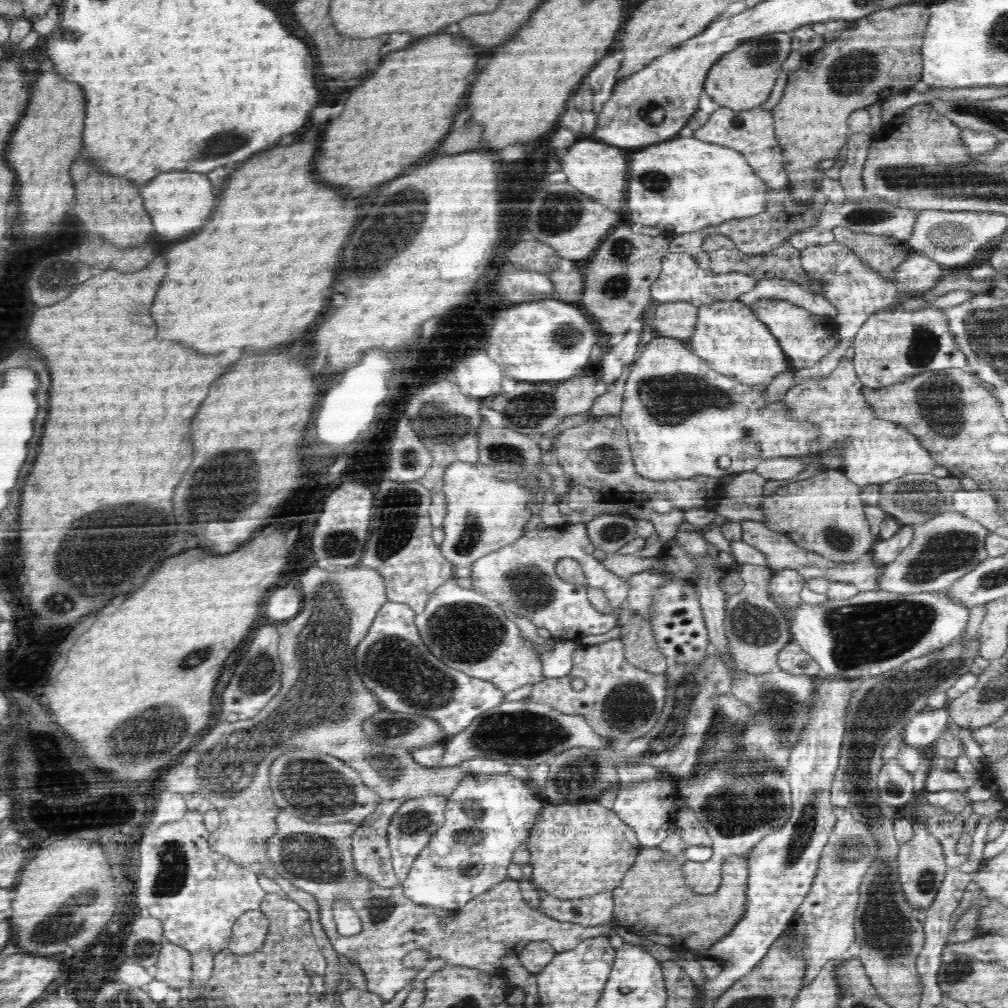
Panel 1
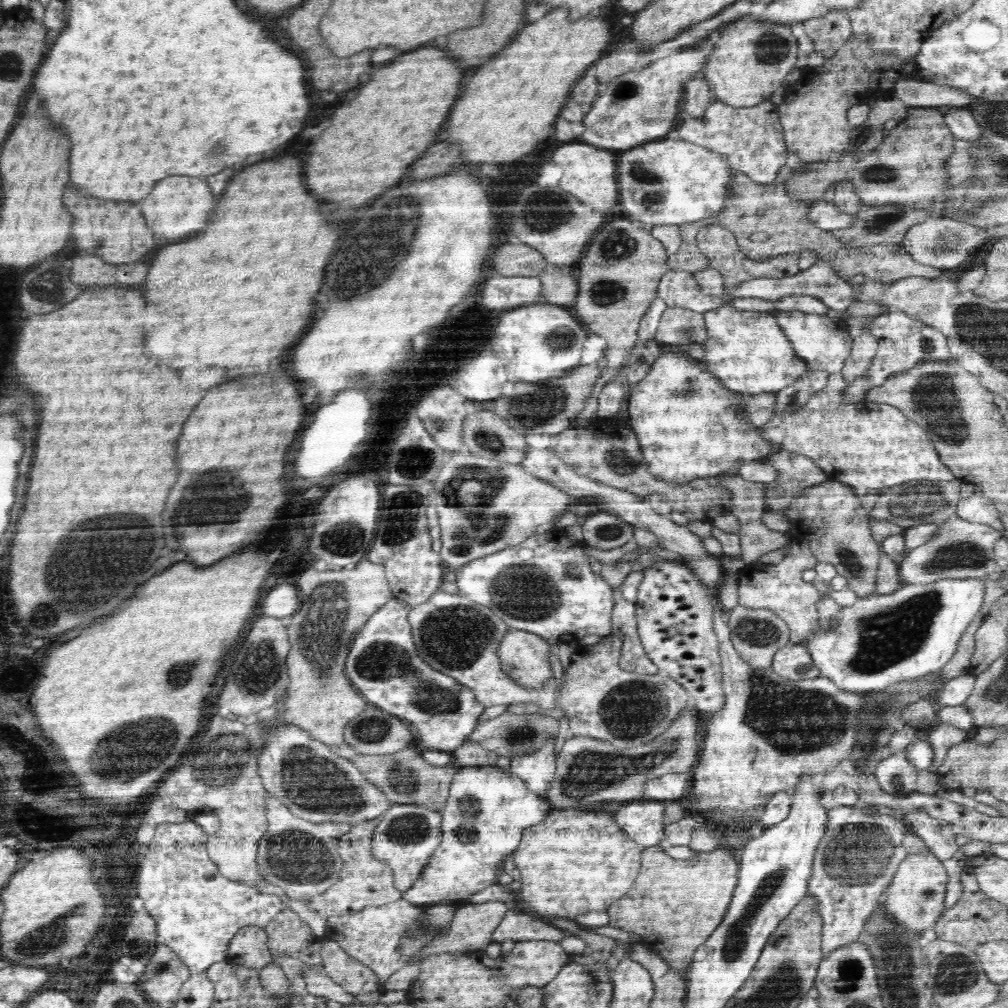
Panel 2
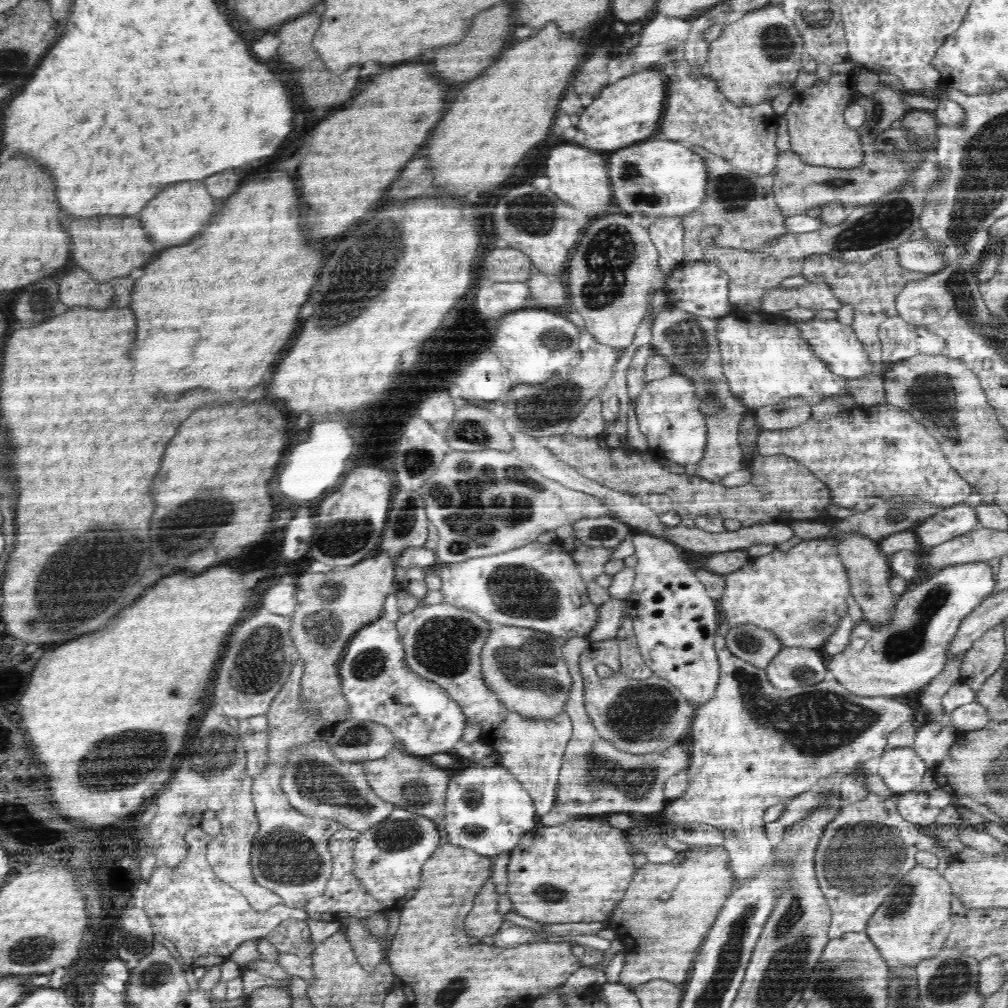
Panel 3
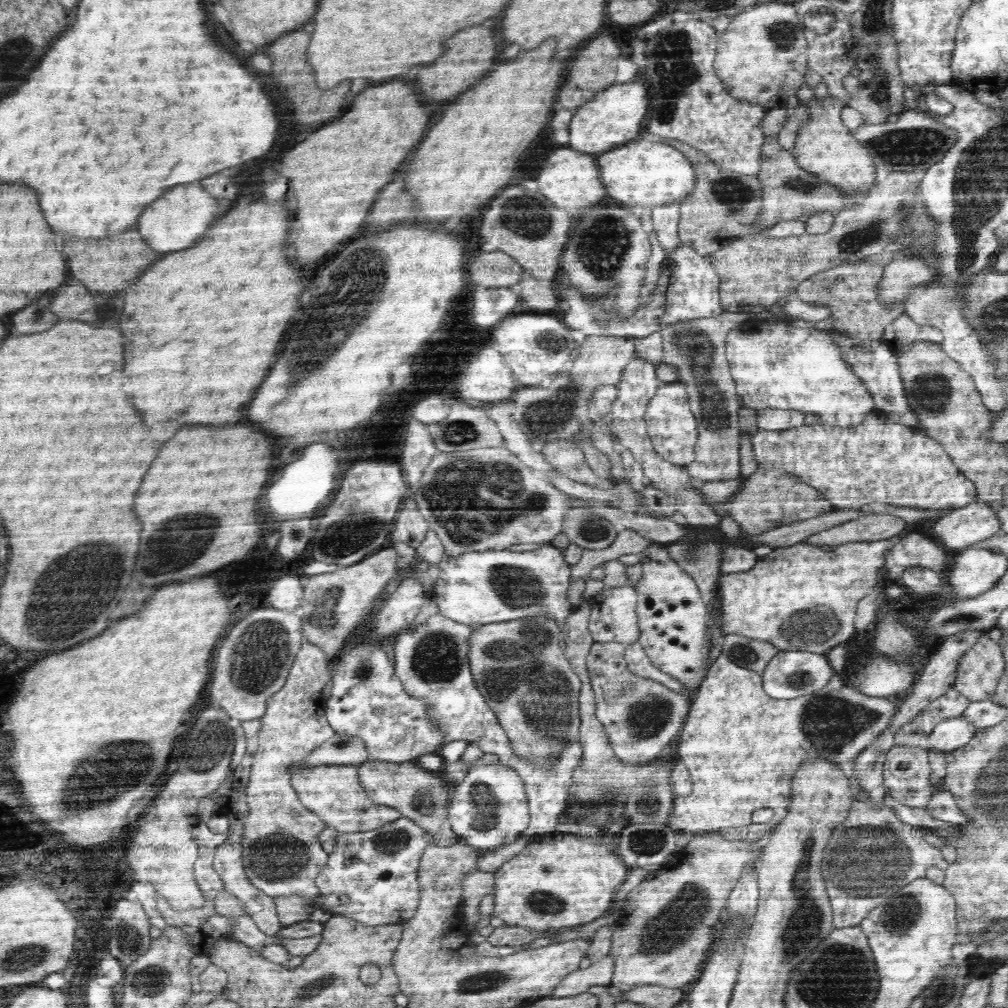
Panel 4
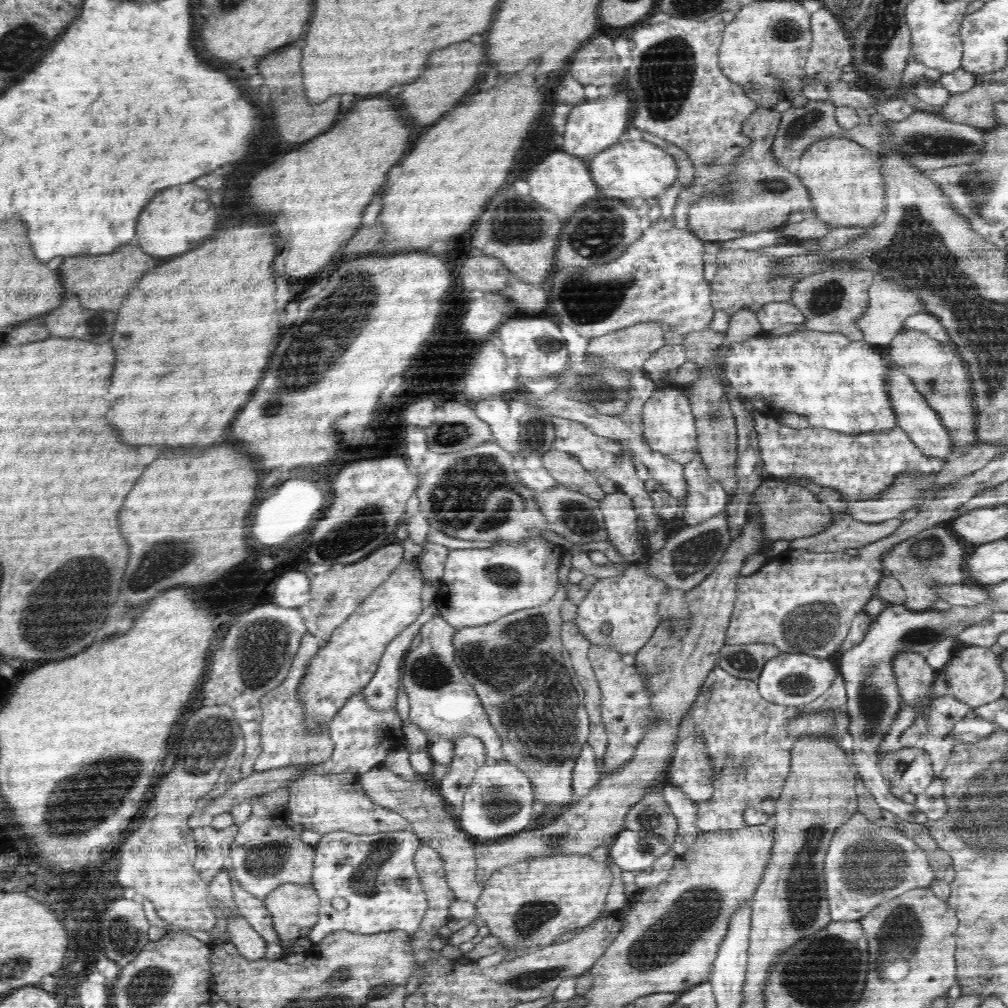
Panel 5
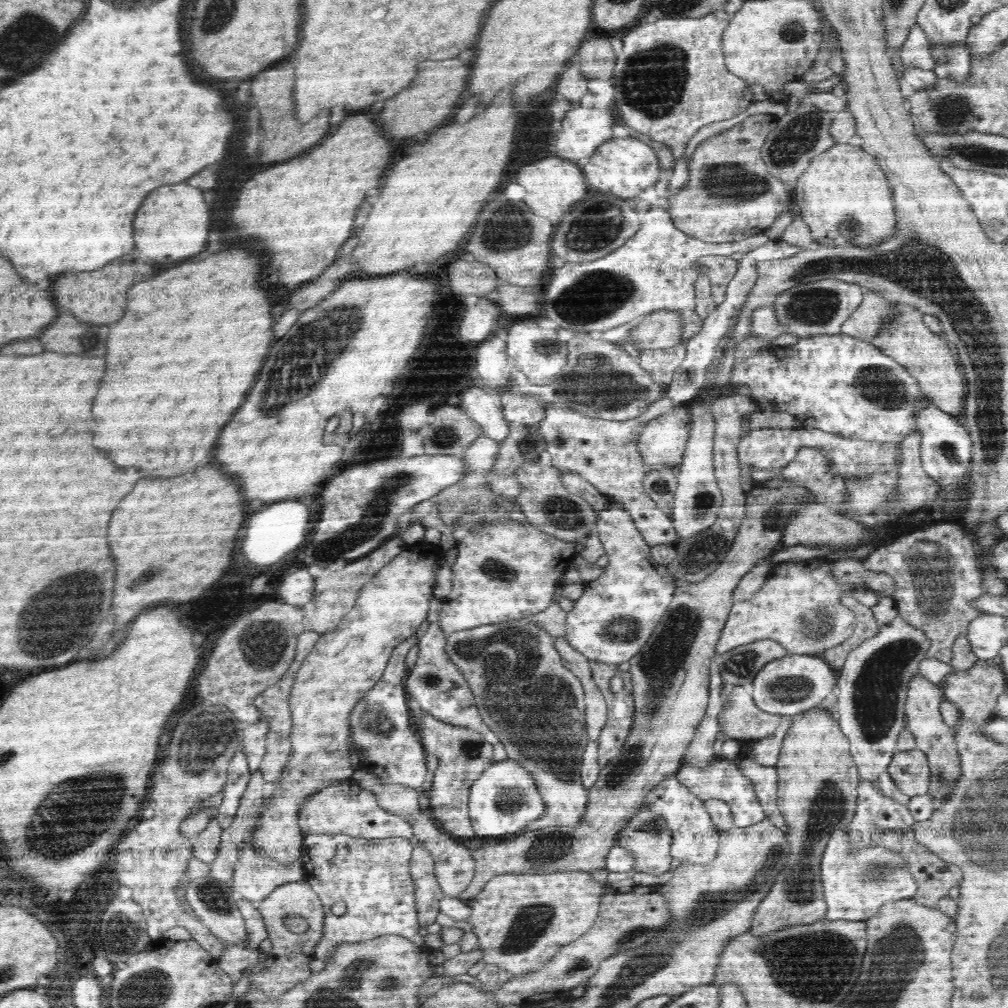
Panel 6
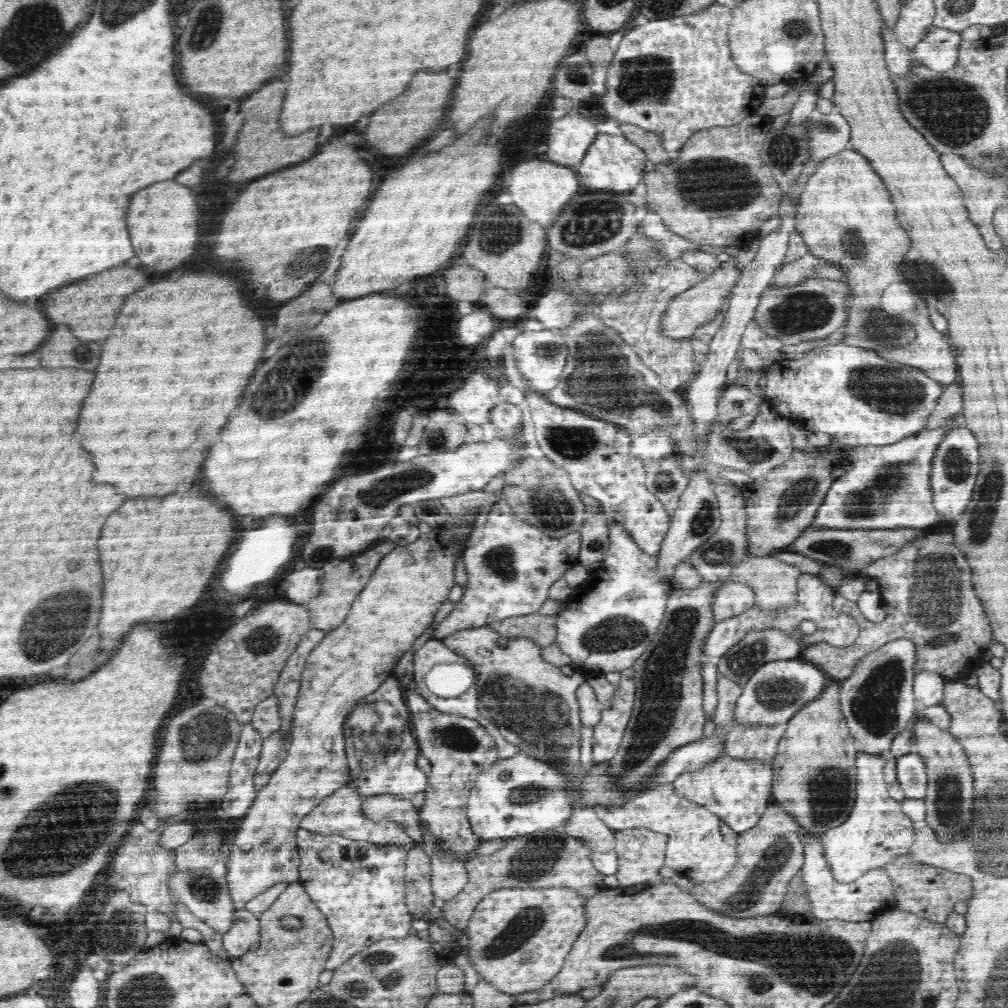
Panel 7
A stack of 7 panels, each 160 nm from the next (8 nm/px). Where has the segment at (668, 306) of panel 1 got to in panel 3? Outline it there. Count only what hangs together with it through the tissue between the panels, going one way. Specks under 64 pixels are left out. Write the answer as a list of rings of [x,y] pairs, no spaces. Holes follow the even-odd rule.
[[[672,307],[656,315],[650,343],[654,354],[666,358],[675,372],[690,378],[696,389],[700,412],[706,418],[707,445],[704,460],[698,464],[695,475],[716,483],[727,474],[742,469],[743,453],[738,444],[738,424],[744,415],[753,412],[731,392],[724,375],[720,341],[717,338],[718,322],[718,319],[696,316]]]

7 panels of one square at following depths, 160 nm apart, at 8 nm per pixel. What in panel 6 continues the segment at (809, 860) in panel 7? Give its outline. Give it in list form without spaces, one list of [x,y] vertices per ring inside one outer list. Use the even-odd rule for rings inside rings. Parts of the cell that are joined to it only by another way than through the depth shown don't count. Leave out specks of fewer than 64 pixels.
[[[836,830],[822,855],[821,877],[823,894],[828,904],[825,918],[831,921],[865,921],[872,918],[890,902],[911,898],[916,892],[917,884],[910,871],[906,871],[904,858],[883,844],[878,847],[850,849],[848,834]],[[854,852],[854,854],[852,854]]]

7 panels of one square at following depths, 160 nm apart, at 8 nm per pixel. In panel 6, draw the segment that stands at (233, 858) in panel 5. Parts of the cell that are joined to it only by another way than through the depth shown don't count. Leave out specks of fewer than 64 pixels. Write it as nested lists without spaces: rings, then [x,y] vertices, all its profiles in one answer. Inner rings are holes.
[[[251,839],[241,846],[231,883],[240,892],[241,898],[258,904],[278,886],[304,881],[301,859],[292,865],[280,865],[275,860],[262,856],[251,846]]]

